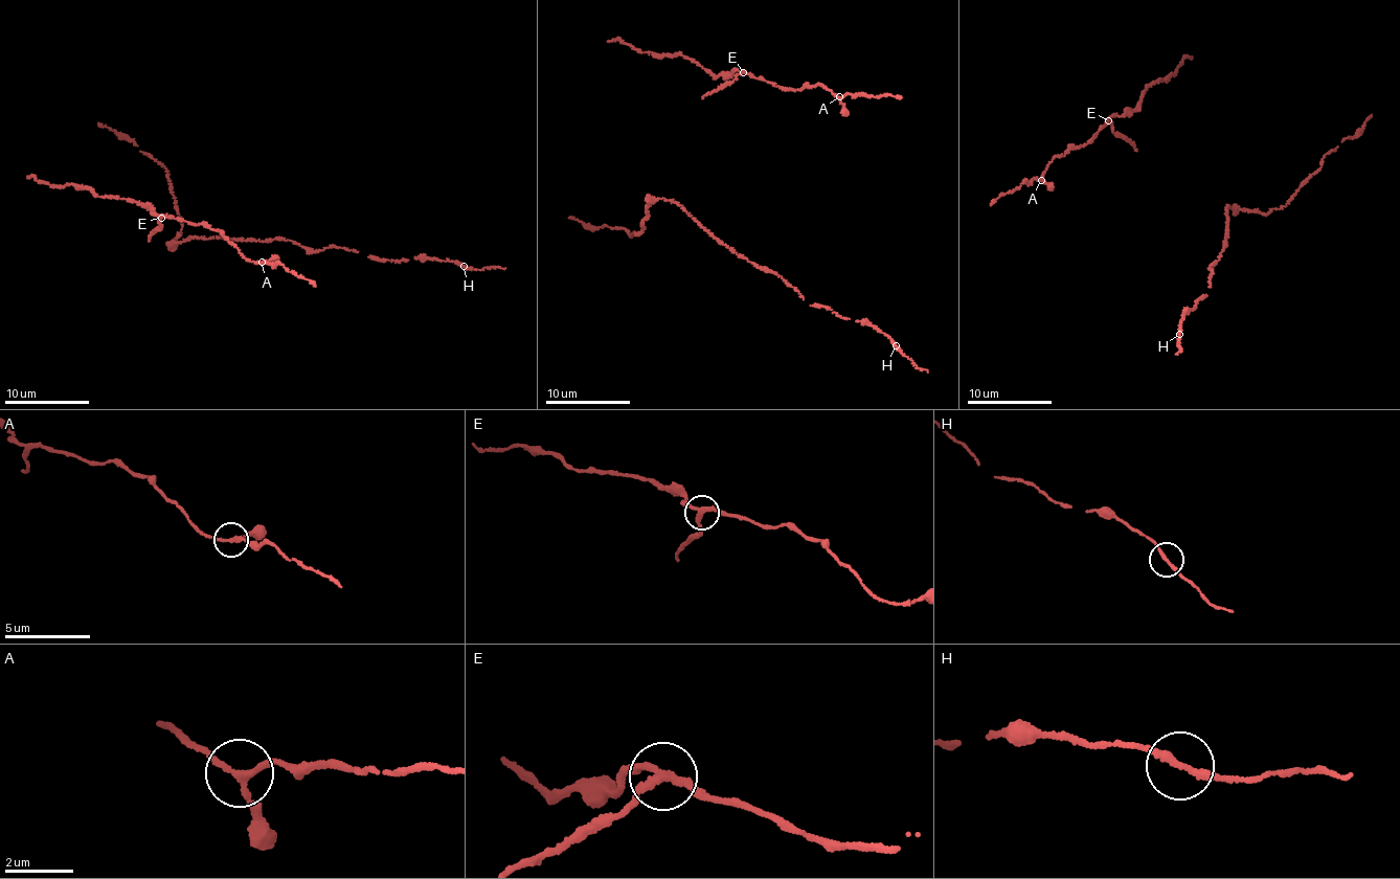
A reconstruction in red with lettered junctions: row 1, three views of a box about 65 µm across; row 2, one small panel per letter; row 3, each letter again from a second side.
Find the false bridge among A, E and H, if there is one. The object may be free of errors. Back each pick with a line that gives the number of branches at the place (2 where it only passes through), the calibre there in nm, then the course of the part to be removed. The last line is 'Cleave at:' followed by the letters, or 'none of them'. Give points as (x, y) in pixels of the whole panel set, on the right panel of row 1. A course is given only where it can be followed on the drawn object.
E: 3 | 200 nm | (1108, 119), (1113, 133), (1136, 151)
Cleave at: E

